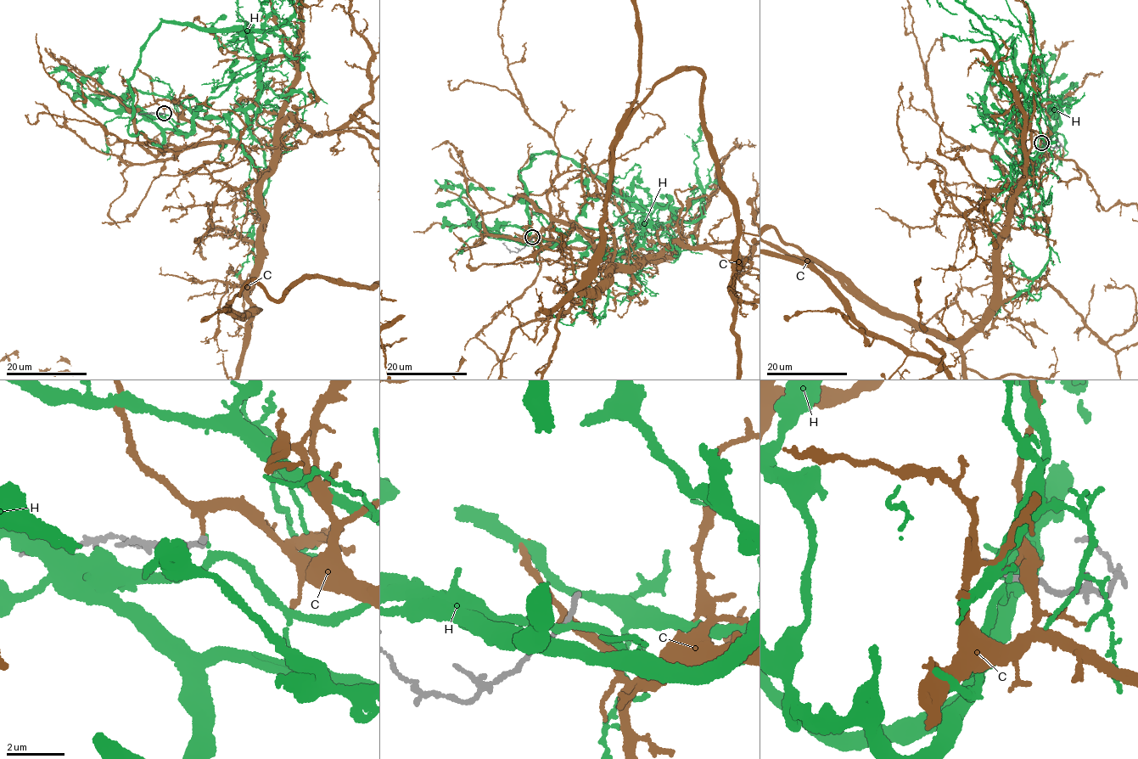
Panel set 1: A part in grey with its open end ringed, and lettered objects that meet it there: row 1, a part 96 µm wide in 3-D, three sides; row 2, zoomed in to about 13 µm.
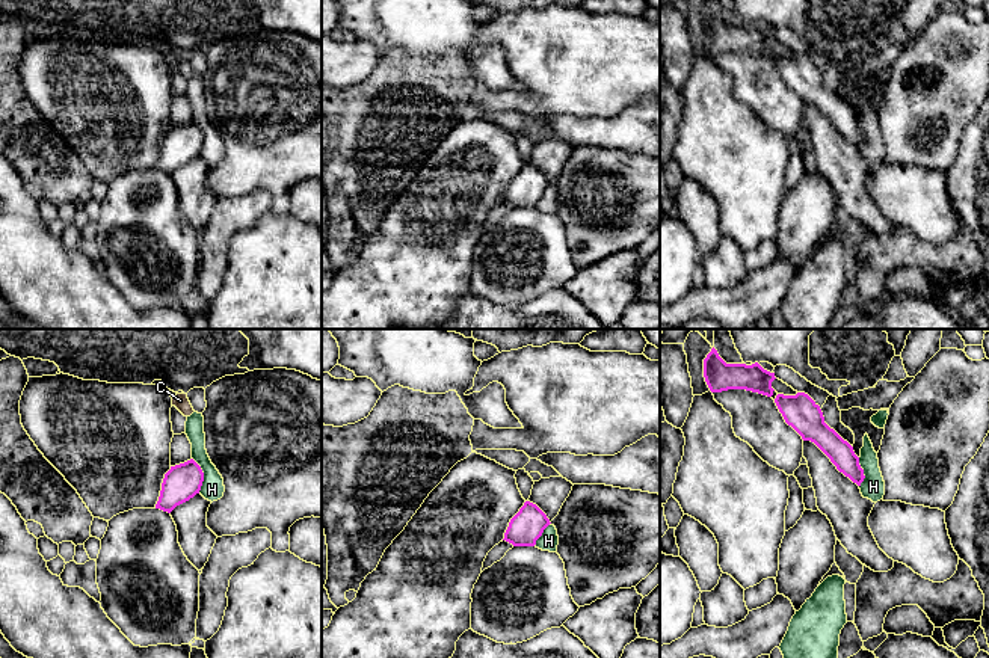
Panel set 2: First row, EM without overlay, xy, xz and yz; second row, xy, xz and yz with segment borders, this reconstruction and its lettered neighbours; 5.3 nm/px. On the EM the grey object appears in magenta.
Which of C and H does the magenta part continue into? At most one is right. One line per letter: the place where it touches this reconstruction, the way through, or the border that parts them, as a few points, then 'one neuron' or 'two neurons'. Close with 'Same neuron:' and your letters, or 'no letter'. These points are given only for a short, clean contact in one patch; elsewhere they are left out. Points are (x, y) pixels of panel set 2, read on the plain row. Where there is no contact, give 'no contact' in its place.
C: no contact; two neurons
H: contact xy (203, 138); border xy (192, 119), (203, 135), (200, 154); two neurons
Same neuron: no letter

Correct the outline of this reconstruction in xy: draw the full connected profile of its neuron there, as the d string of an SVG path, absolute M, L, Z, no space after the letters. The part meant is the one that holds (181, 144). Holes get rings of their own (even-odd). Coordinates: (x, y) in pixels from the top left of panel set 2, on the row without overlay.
M193 121L171 128L165 136L156 171L171 175L177 168L199 155L202 143L204 134Z

